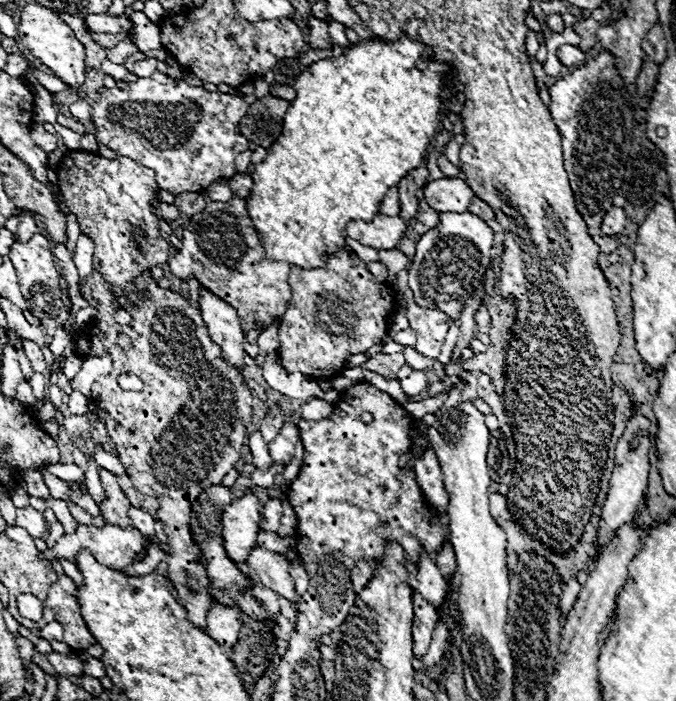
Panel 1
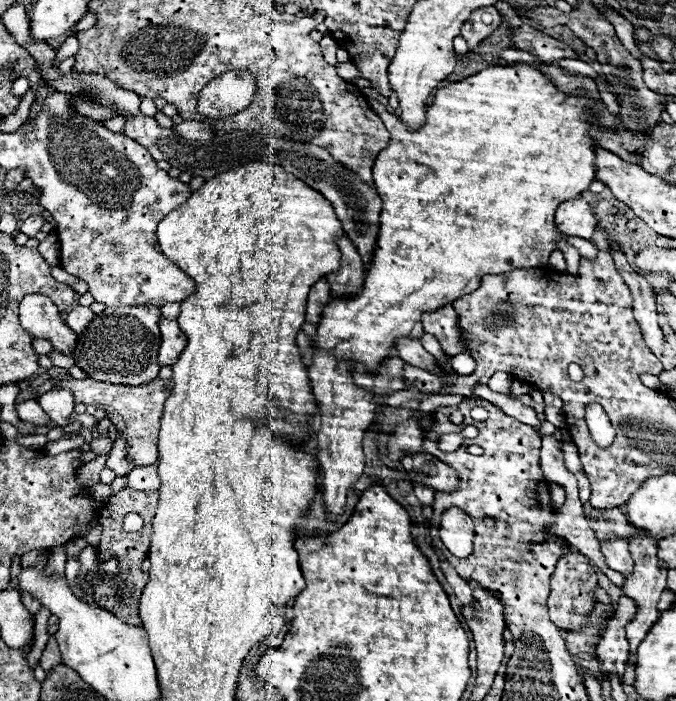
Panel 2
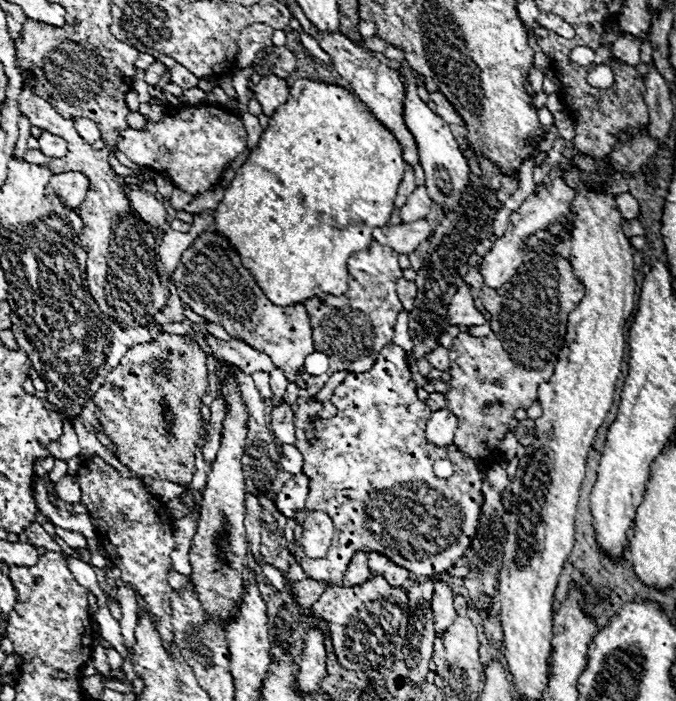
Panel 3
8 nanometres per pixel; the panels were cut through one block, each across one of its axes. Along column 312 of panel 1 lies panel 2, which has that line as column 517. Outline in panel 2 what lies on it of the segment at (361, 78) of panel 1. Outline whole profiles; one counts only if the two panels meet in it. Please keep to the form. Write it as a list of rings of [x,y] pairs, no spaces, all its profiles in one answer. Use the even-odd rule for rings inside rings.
[[[508,64],[490,66],[436,90],[426,124],[416,132],[406,130],[376,98],[368,98],[368,102],[390,132],[390,144],[378,154],[372,168],[374,186],[382,198],[378,244],[362,294],[350,300],[330,300],[324,308],[314,336],[314,352],[328,352],[376,368],[382,358],[394,354],[396,338],[420,338],[422,312],[438,310],[474,292],[482,276],[546,266],[550,252],[562,238],[586,258],[598,254],[594,244],[562,236],[554,224],[554,208],[562,200],[578,198],[596,178],[596,144],[588,130],[598,120],[590,112],[594,108],[590,96],[566,98],[538,68]]]

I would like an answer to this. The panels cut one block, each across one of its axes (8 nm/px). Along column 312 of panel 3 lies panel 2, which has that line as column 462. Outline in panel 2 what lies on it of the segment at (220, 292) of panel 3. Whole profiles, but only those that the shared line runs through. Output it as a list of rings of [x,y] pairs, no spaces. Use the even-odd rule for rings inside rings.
[[[452,306],[446,308],[438,308],[434,312],[426,312],[422,314],[422,326],[428,334],[434,334],[442,346],[444,352],[448,352],[450,356],[456,356],[460,352],[470,352],[464,342],[460,340],[460,332],[458,332],[458,316],[454,312]]]

